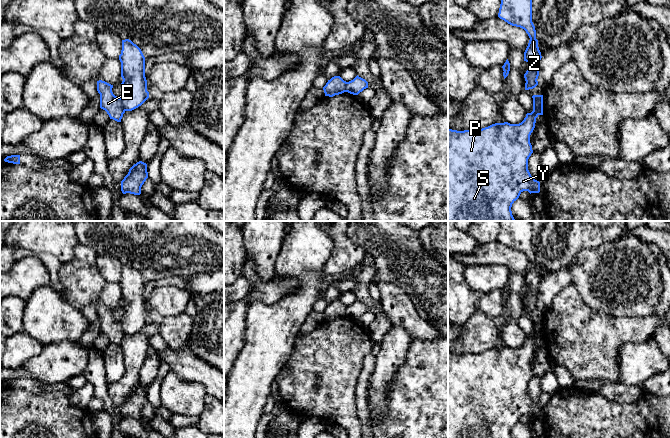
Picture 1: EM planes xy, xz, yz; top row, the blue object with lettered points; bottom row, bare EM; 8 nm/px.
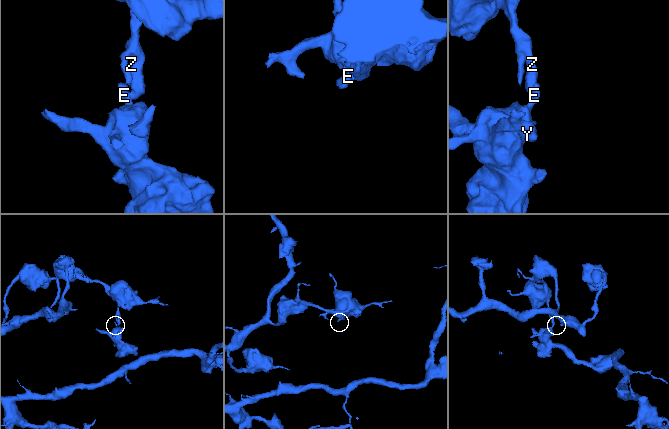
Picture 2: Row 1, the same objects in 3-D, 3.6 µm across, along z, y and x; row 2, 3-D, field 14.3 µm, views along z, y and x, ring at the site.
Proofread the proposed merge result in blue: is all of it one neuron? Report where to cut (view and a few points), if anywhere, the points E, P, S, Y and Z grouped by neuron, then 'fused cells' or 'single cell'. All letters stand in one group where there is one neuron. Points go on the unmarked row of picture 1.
cut xy (120, 322), (125, 334); groups E P S Y / Z; fused cells

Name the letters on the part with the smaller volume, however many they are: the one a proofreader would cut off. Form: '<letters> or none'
E, P, S, Y

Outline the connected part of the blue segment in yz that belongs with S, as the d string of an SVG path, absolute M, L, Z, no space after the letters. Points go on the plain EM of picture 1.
M533 325L533 335L527 337L524 344L519 348L495 347L480 354L457 355L448 353L448 438L512 438L512 428L523 415L528 415L530 418L540 416L539 404L535 404L528 394L528 383L533 377L530 359L535 352L536 342L539 339L543 339L543 327Z

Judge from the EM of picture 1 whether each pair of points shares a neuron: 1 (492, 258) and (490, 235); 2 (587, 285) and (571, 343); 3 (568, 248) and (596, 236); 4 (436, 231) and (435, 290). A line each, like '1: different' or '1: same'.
1: different
2: different
3: same
4: different

